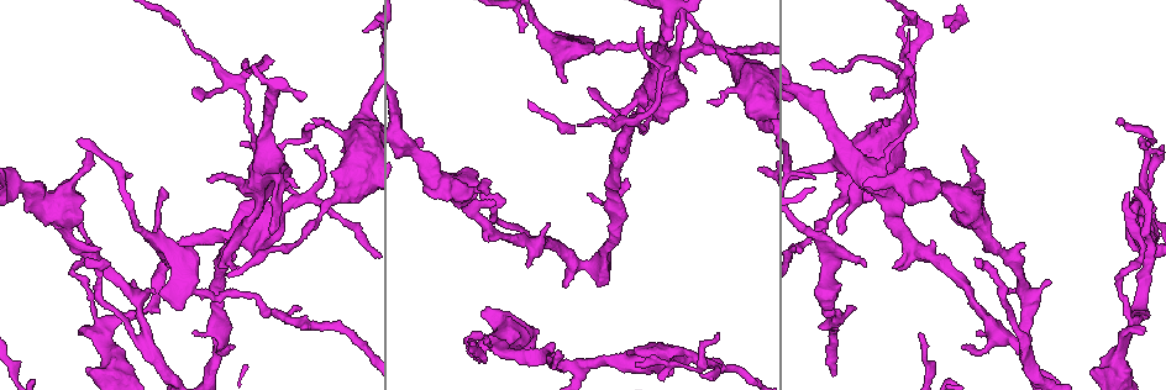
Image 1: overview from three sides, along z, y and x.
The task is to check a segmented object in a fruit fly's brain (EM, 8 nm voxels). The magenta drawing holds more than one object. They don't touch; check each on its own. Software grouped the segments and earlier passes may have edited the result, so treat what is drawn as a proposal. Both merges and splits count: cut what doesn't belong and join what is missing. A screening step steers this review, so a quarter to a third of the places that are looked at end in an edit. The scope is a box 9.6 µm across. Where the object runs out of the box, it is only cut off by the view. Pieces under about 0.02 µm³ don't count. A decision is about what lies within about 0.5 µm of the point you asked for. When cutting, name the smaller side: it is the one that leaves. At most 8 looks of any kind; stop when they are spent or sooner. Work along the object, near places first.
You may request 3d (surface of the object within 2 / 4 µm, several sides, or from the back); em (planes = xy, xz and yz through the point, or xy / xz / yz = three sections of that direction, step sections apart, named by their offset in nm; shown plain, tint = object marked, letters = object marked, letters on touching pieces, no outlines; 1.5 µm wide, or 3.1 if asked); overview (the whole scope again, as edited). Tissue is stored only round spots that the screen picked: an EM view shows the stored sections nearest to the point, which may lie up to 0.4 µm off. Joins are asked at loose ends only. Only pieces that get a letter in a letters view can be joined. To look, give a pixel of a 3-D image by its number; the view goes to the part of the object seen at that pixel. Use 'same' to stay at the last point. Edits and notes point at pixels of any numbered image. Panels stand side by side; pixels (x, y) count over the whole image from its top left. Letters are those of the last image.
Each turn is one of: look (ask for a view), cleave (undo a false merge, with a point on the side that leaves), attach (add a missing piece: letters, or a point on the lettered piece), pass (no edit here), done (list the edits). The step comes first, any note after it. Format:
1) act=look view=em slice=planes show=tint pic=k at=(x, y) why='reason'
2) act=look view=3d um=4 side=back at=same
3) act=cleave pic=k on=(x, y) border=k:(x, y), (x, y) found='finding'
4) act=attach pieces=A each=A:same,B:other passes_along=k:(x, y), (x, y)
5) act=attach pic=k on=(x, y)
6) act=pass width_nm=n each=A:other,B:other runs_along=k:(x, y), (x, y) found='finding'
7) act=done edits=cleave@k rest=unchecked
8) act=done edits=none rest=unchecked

act=look view=em slice=planes show=letters pic=1 at=(966, 147) why='branch stops here'

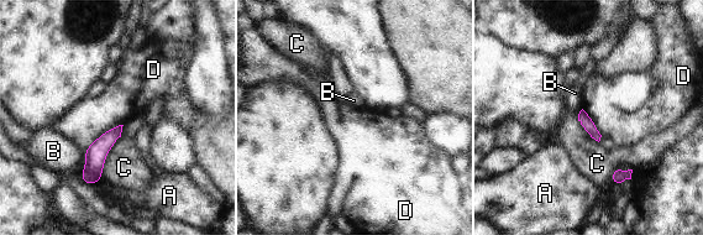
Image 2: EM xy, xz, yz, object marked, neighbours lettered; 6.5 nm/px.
act=pass each=A:other,B:other,C:other,D:other border=2:(122, 124), (108, 129), (84, 151) found='none of them fits'

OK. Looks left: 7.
act=look view=3d um=2 side=back pic=1 at=(481, 362) why='free end'

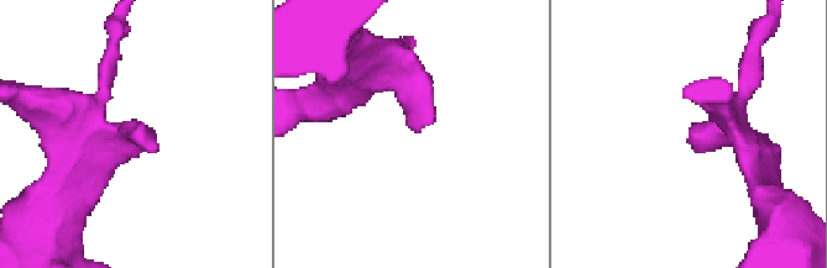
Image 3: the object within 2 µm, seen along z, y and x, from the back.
act=look view=em slice=xz step=4 show=tint pic=3 at=(412, 127) why='shape alone is not enough'

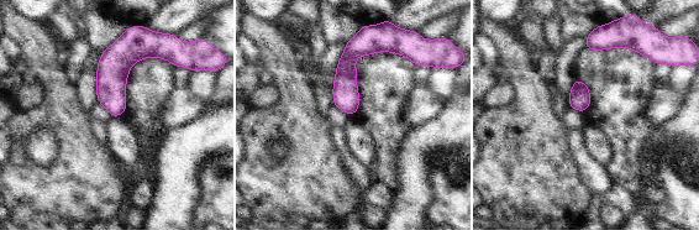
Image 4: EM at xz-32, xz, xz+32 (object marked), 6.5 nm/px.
act=look view=em slice=planes show=letters at=same why='another direction'

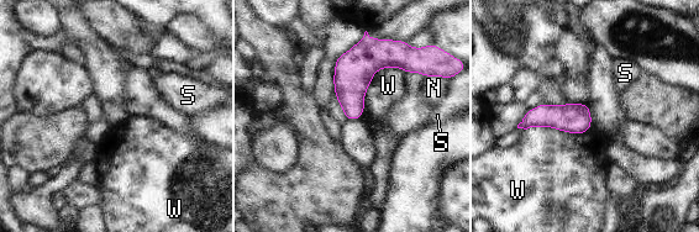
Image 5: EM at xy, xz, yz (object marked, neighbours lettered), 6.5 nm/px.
act=pass each=N:other,S:other,W:other found='none of them fits'

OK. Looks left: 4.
act=look view=em slice=planes show=letters pic=1 at=(320, 215) why='thick turns thin'

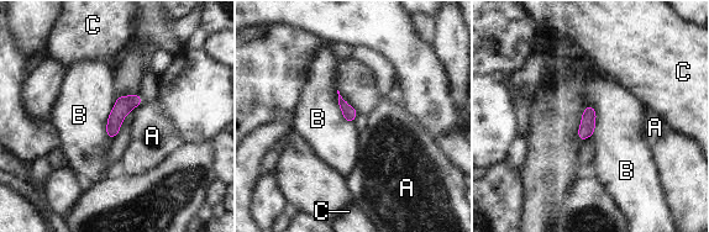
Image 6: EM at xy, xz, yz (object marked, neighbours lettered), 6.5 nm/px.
act=pass width_nm=90 each=A:other,B:other,C:other border=6:(117, 95), (105, 130), (110, 141) found='all the same neuron'

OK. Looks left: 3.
act=done edits=none rest=unchecked

